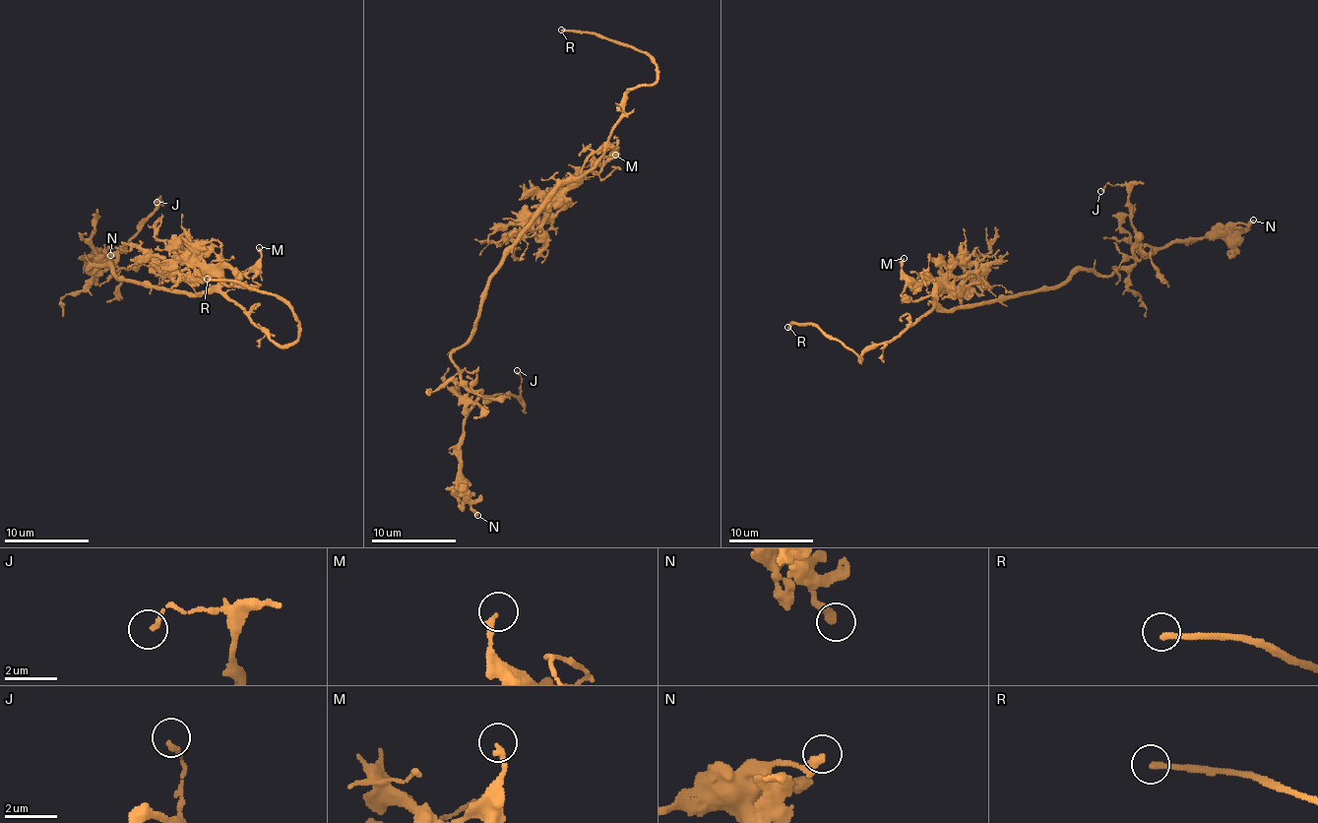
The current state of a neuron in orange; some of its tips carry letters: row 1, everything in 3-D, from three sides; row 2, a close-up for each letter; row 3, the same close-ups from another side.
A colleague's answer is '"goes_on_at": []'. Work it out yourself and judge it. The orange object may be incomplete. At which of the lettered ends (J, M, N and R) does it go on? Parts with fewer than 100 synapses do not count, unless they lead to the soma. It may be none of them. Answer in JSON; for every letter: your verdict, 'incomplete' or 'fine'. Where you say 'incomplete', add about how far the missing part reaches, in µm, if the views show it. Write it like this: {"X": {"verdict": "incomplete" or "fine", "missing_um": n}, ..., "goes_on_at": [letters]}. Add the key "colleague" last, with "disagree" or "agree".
{"J": {"verdict": "fine"}, "M": {"verdict": "fine"}, "N": {"verdict": "fine"}, "R": {"verdict": "incomplete", "missing_um": 20}, "goes_on_at": ["R"], "colleague": "disagree"}

